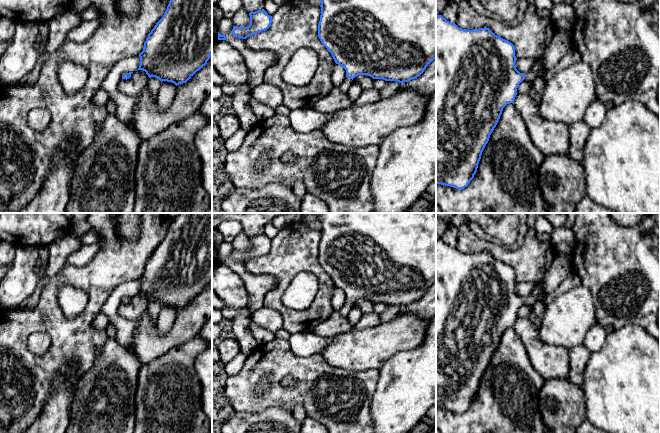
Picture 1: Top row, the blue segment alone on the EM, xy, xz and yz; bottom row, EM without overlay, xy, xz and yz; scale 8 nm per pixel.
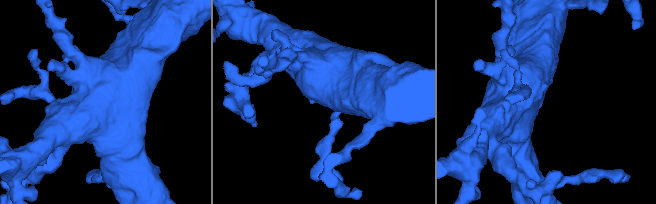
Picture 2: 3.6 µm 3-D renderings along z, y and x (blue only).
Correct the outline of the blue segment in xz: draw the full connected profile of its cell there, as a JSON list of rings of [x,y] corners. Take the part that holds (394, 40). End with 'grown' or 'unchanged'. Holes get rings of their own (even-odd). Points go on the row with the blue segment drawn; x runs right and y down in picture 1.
[[[320,0],[321,15],[318,23],[318,37],[331,53],[336,64],[346,70],[347,78],[338,86],[341,92],[347,93],[358,75],[367,75],[373,79],[385,81],[408,82],[419,77],[426,67],[436,59],[436,0]]] | grown

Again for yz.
[[[442,15],[436,16],[436,183],[450,186],[456,189],[464,189],[468,186],[470,181],[474,178],[477,172],[478,164],[481,159],[482,152],[489,141],[490,135],[496,127],[503,108],[513,103],[517,95],[517,88],[519,84],[526,79],[533,84],[537,73],[542,66],[542,57],[535,60],[532,69],[526,74],[520,73],[515,66],[516,63],[514,45],[495,35],[489,28],[479,28],[473,30],[466,30],[459,28],[455,23],[447,21]]] | grown

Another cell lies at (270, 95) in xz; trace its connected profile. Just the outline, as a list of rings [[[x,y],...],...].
[[[263,82],[252,88],[250,92],[252,99],[273,109],[277,108],[283,102],[283,94],[275,85]]]

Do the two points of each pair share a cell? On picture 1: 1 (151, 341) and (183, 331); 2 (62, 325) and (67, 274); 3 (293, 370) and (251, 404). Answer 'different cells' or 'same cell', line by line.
1: same cell
2: same cell
3: same cell

